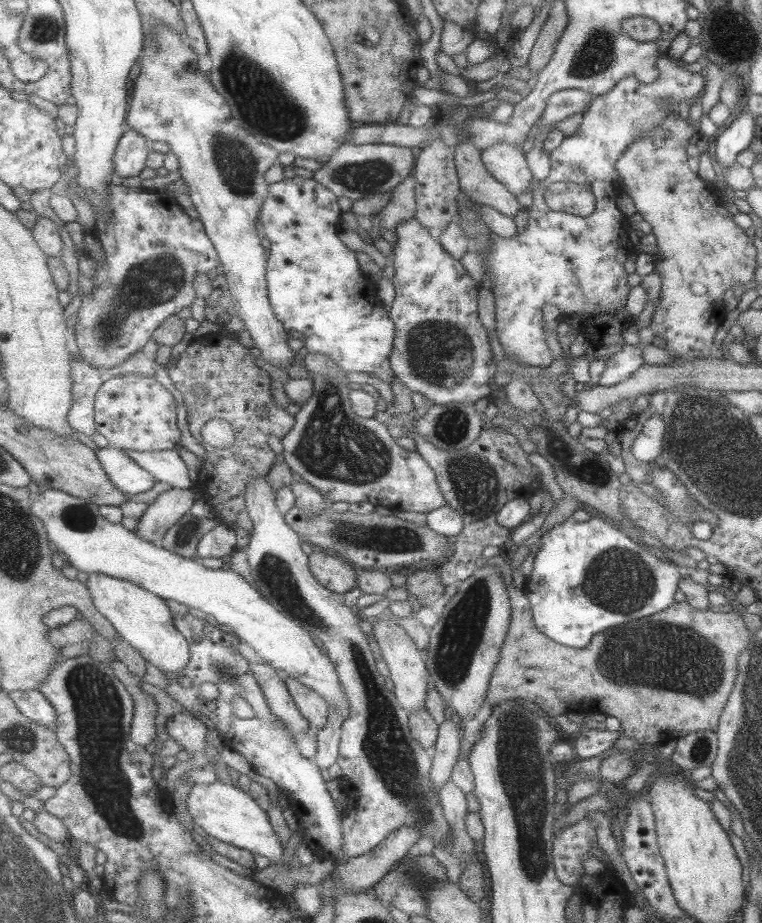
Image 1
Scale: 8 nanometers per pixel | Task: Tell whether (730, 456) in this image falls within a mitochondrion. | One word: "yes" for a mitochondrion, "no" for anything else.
yes

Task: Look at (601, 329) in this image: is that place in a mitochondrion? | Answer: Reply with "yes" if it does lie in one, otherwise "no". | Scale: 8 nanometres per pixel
no

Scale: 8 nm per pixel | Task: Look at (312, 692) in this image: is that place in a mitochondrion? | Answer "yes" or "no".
no

